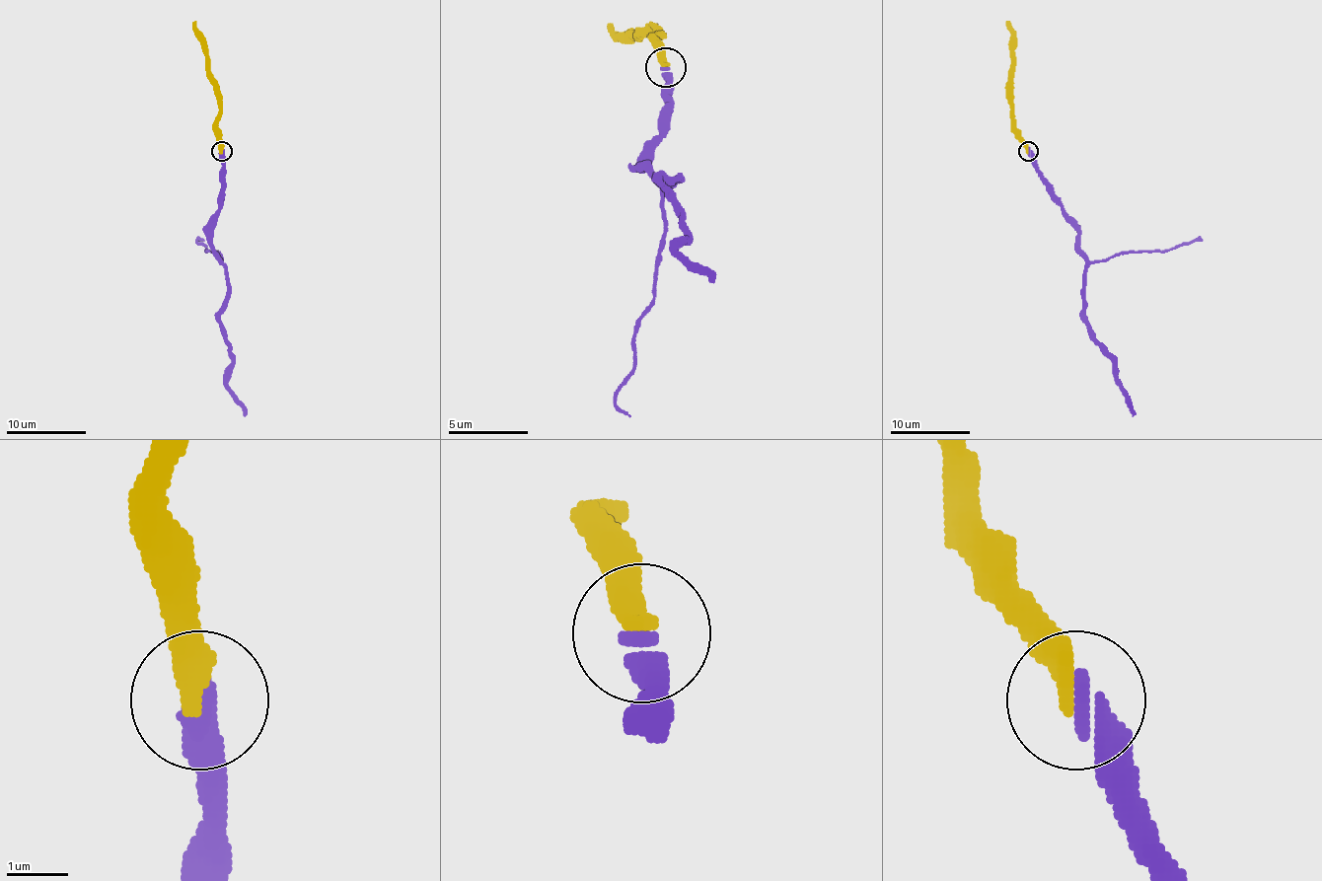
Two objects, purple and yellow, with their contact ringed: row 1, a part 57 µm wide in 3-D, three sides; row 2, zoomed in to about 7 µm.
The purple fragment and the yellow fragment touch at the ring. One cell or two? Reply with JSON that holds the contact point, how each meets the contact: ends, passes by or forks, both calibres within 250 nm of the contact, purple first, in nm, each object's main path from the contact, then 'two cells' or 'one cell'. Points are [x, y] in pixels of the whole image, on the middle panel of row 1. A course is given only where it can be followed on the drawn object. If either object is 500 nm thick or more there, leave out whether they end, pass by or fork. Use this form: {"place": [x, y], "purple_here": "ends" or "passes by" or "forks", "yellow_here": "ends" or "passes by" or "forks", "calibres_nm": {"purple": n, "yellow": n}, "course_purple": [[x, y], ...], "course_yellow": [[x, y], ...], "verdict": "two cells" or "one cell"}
{"place": [666, 67], "purple_here": "ends", "yellow_here": "ends", "calibres_nm": {"purple": 360, "yellow": 400}, "course_purple": [[665, 68], [669, 111], [644, 168], [660, 183], [677, 180], [660, 180], [681, 207], [677, 248], [712, 279]], "course_yellow": [[665, 64], [656, 40], [660, 36], [628, 36], [613, 25]], "verdict": "one cell"}

